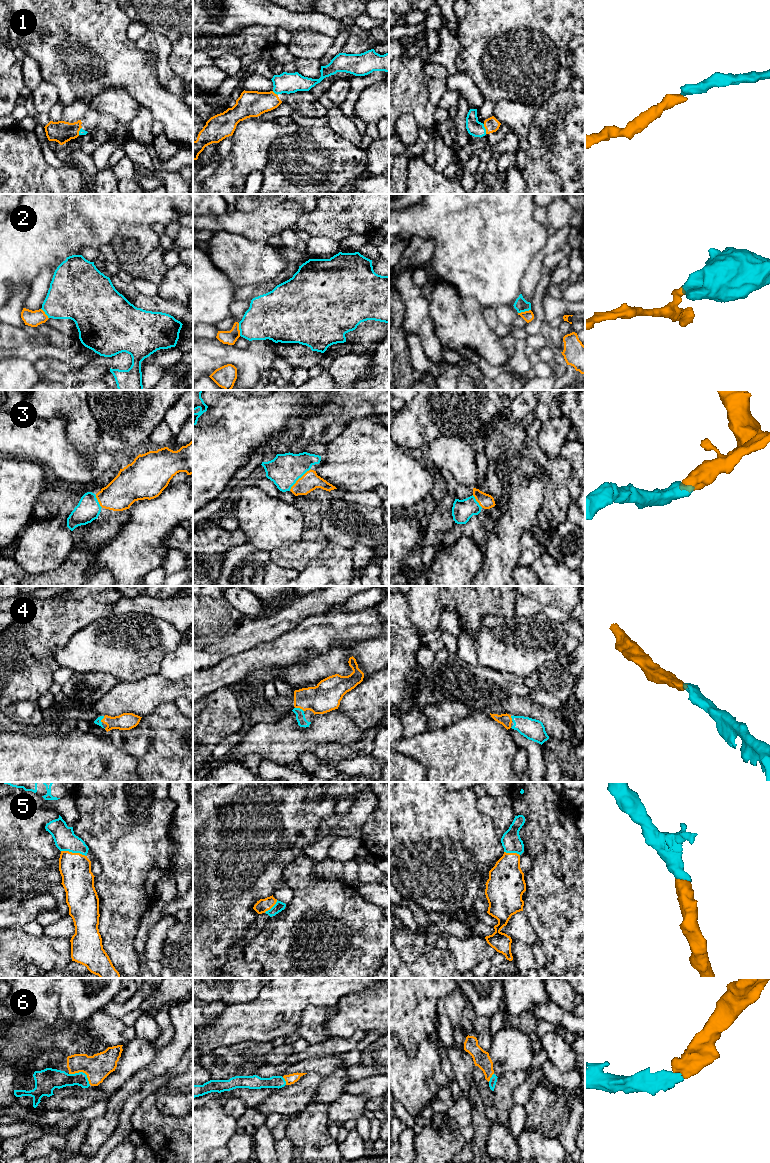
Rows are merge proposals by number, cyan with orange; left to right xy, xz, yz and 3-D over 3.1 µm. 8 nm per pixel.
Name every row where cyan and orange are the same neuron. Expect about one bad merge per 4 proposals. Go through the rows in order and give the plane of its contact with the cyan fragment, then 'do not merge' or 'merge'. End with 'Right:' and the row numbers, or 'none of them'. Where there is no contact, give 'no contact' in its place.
1: contact in yz; merge
2: contact in xz; do not merge
3: contact in xz; merge
4: contact in xz; merge
5: contact in xy; merge
6: contact in xy; merge
Right: 1, 3, 4, 5, 6

